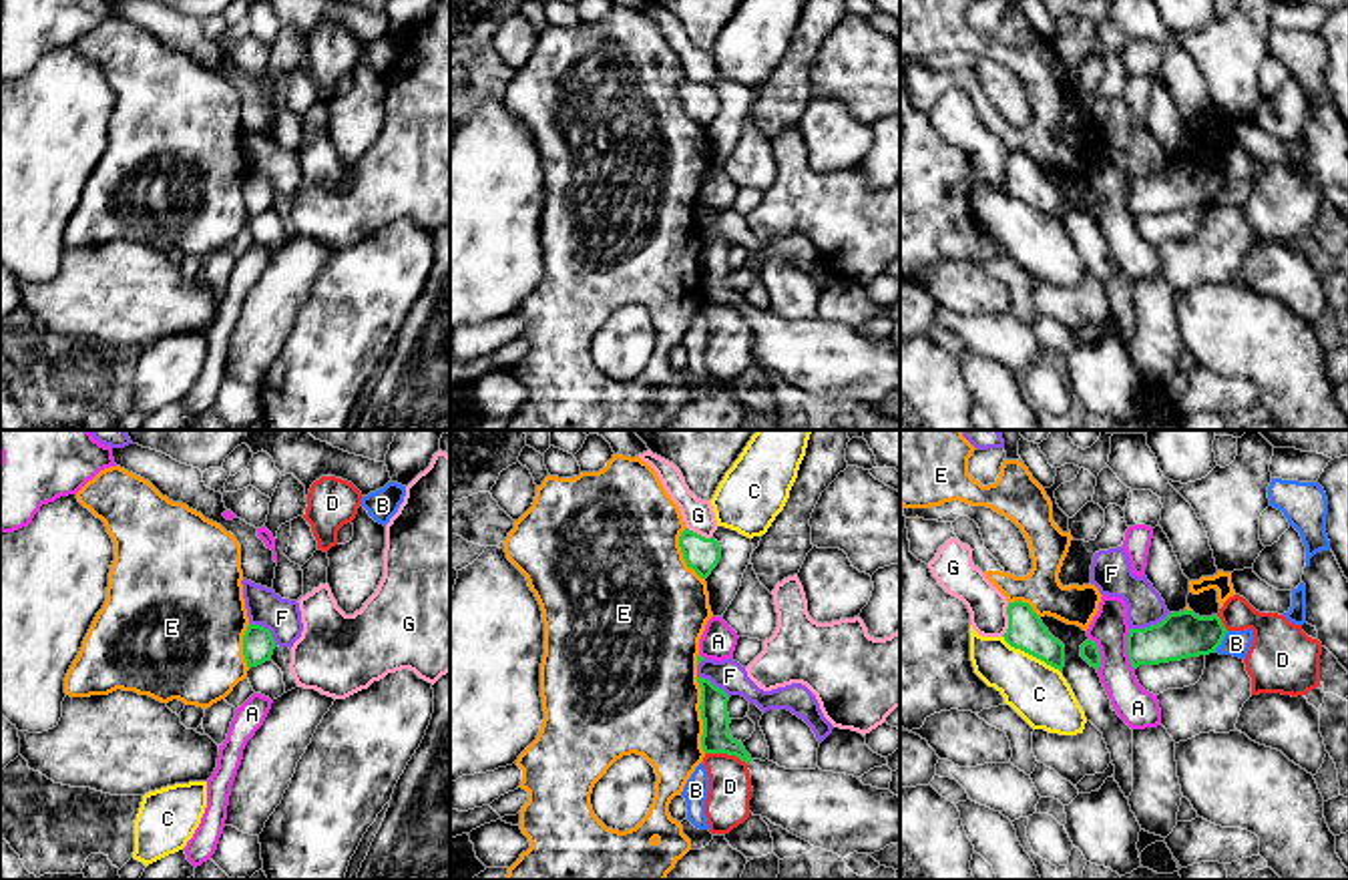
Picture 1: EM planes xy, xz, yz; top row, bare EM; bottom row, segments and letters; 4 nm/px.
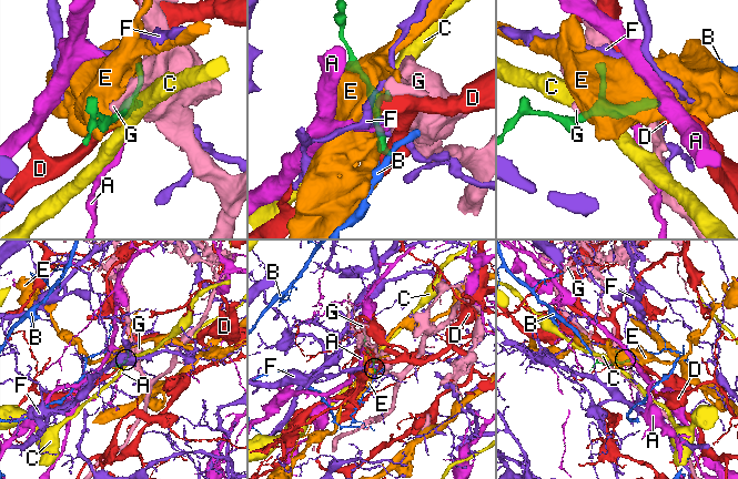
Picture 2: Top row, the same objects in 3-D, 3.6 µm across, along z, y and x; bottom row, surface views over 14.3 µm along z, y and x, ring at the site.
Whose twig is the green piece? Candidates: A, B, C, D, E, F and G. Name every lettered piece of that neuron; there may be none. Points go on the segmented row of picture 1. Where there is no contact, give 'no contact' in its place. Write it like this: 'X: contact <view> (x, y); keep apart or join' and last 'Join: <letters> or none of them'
A: contact yz (1128, 649); keep apart
B: contact yz (1222, 639); keep apart
C: contact yz (1031, 653); keep apart
D: contact xz (726, 752); keep apart
E: contact xz (702, 716); keep apart
F: contact yz (1152, 625); keep apart
G: contact yz (1009, 619); keep apart
Join: none of them

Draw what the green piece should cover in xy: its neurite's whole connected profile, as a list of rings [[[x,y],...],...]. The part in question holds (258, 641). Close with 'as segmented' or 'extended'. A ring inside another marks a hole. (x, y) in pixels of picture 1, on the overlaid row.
[[[251,623],[247,625],[243,635],[243,655],[249,669],[269,661],[275,647],[277,645],[269,629]]]; as segmented

